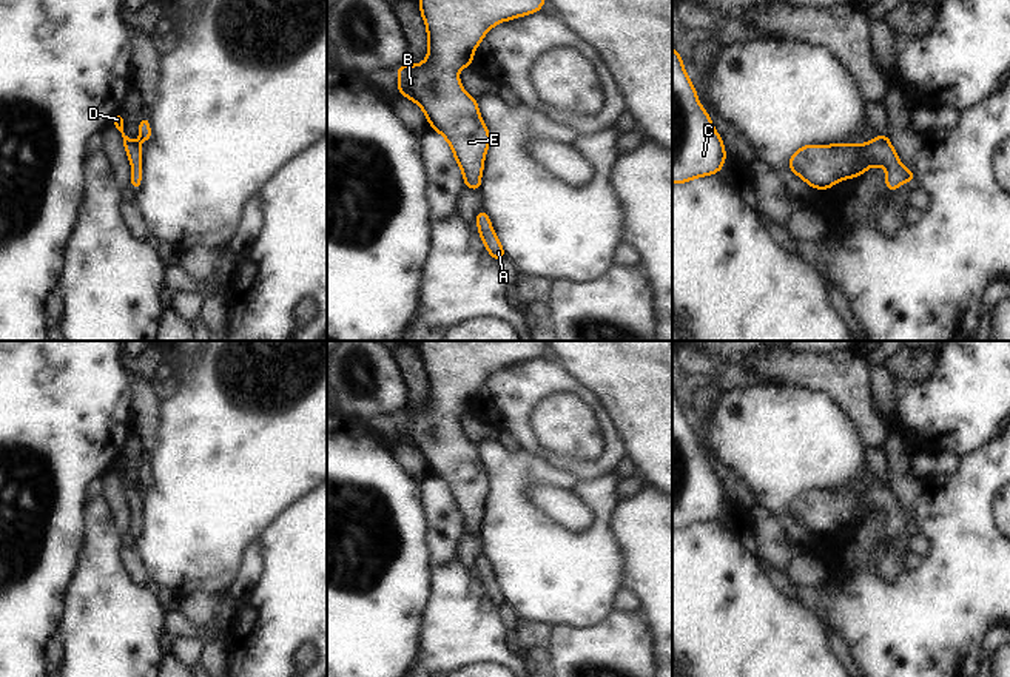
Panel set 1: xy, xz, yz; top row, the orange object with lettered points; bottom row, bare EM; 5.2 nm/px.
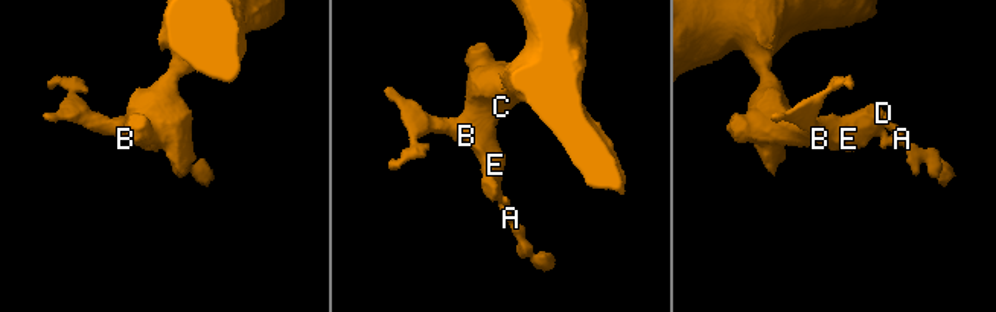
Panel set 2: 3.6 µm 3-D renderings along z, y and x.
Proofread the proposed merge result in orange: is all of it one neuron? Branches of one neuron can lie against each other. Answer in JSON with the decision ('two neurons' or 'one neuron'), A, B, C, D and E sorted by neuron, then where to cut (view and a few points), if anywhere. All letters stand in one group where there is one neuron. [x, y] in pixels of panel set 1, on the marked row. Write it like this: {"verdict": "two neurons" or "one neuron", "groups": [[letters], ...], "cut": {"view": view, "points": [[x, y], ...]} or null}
{"verdict": "one neuron", "groups": [["A", "B", "C", "D", "E"]], "cut": null}

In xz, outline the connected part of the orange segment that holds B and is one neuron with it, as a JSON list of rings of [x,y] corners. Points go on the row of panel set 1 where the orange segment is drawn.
[[[419,0],[419,11],[427,28],[427,59],[418,65],[401,65],[396,69],[398,91],[424,111],[430,128],[438,131],[463,171],[466,188],[481,190],[484,156],[490,133],[478,111],[478,100],[463,88],[458,72],[473,63],[473,51],[495,25],[535,14],[546,0]]]

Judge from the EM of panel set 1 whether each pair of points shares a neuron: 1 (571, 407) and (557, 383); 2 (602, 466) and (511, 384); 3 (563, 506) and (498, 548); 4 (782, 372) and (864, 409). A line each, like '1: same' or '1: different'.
1: different
2: same
3: different
4: same

